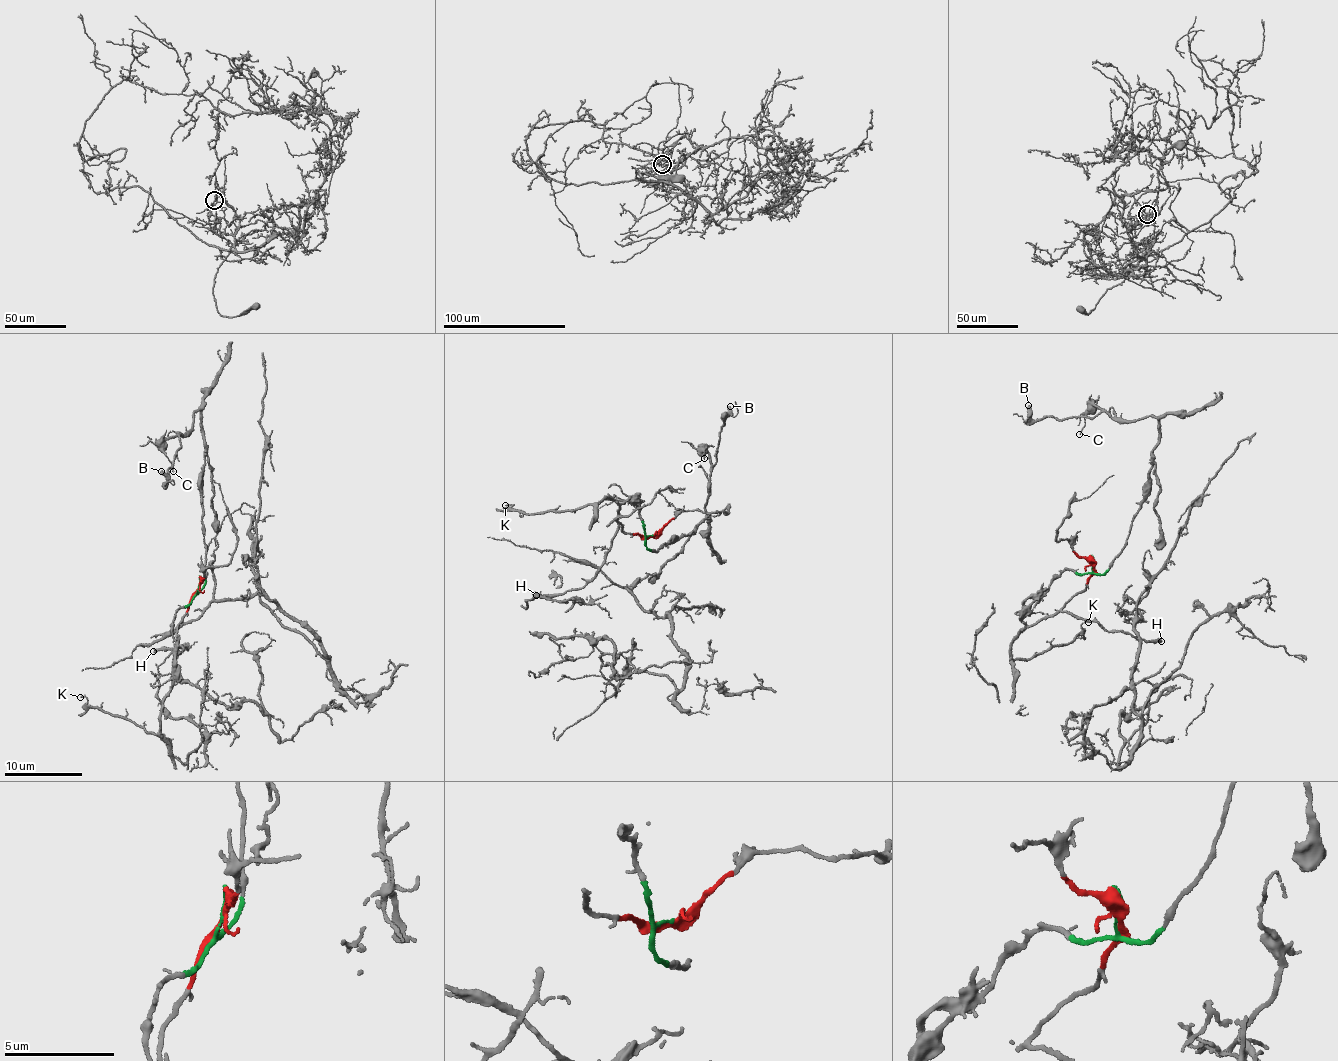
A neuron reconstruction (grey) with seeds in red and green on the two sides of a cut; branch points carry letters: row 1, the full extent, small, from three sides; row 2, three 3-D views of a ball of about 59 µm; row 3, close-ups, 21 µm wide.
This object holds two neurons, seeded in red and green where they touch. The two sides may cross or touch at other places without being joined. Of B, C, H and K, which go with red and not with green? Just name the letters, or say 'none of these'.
H, K

